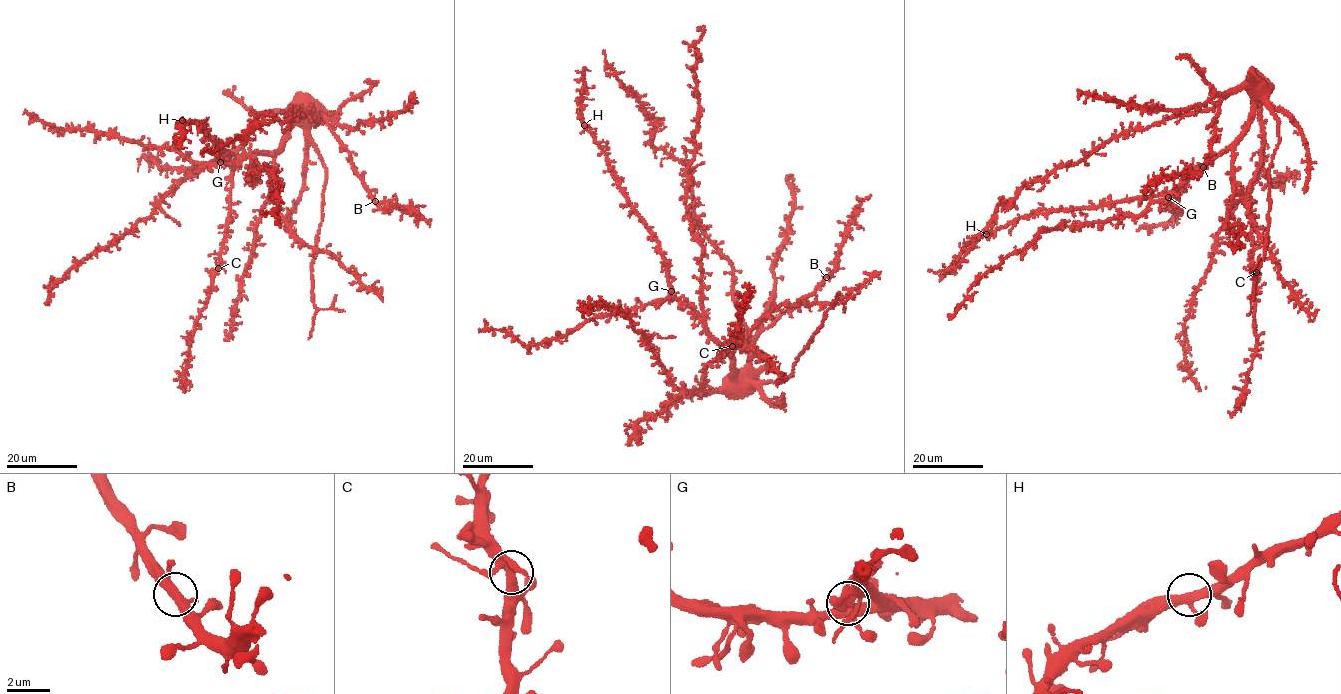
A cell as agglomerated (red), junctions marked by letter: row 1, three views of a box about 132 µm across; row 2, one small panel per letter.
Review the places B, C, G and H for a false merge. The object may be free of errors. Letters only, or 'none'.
none

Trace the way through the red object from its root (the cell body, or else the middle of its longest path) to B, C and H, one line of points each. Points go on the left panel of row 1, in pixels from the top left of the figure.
B: (296, 120), (317, 112), (345, 147), (352, 169), (375, 201)
C: (296, 120), (283, 112), (266, 112), (251, 127), (246, 143), (236, 152), (228, 231), (218, 269)
H: (296, 120), (277, 150), (255, 152), (233, 161), (222, 158), (225, 149), (216, 145), (202, 122), (182, 120)

